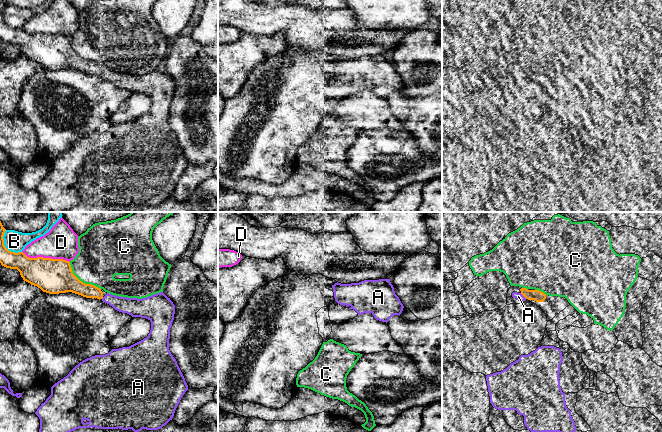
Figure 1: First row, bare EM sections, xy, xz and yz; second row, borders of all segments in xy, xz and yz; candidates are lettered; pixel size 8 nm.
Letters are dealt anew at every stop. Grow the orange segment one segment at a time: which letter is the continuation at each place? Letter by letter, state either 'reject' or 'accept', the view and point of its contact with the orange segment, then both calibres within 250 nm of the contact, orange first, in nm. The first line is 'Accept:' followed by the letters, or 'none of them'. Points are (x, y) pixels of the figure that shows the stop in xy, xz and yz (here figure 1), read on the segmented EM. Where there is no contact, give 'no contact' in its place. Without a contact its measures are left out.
Accept: A
A: accept; contact yz (523, 295); calibres 90 and 60 nm
B: reject; contact xy (4, 246); calibres 150 and 170 nm
C: reject; contact xy (81, 281); calibres 280 and 360 nm
D: reject; contact xy (46, 258); calibres 280 and 280 nm

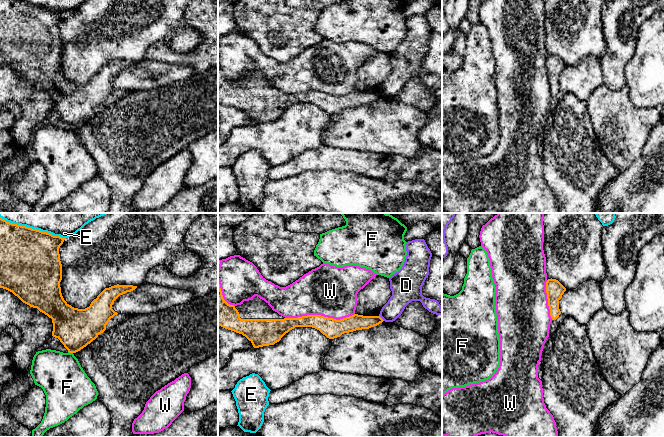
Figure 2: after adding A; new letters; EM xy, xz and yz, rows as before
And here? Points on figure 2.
Accept: none of them
D: reject; contact xz (381, 318); calibres 130 and 170 nm
E: reject; contact xy (33, 229); calibres 480 and 360 nm
F: reject; contact xy (70, 352); calibres 320 and 360 nm
W: reject; contact xz (319, 315); calibres 160 and 420 nm

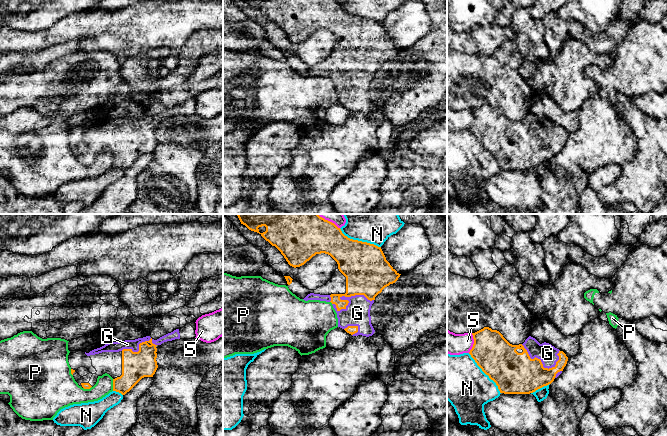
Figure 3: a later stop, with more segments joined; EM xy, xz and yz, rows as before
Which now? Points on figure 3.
Accept: G
G: accept; contact xz (342, 295); calibres 320 and 200 nm
N: reject; contact xz (359, 241); calibres 360 and 420 nm
P: reject; contact xy (113, 385); calibres 220 and 140 nm
S: reject; contact yz (474, 343); calibres 320 and 180 nm

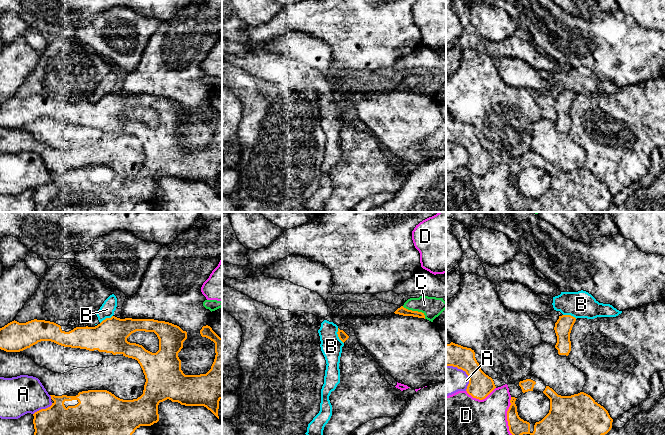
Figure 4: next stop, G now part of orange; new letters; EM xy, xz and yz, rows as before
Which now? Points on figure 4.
Accept: none of them
A: reject; contact xy (42, 409); calibres 420 and 300 nm
B: reject; contact xz (338, 336); calibres 70 and 180 nm
C: reject; contact xz (415, 311); calibres 70 and 170 nm
D: reject; contact yz (507, 416); calibres 140 and 460 nm

